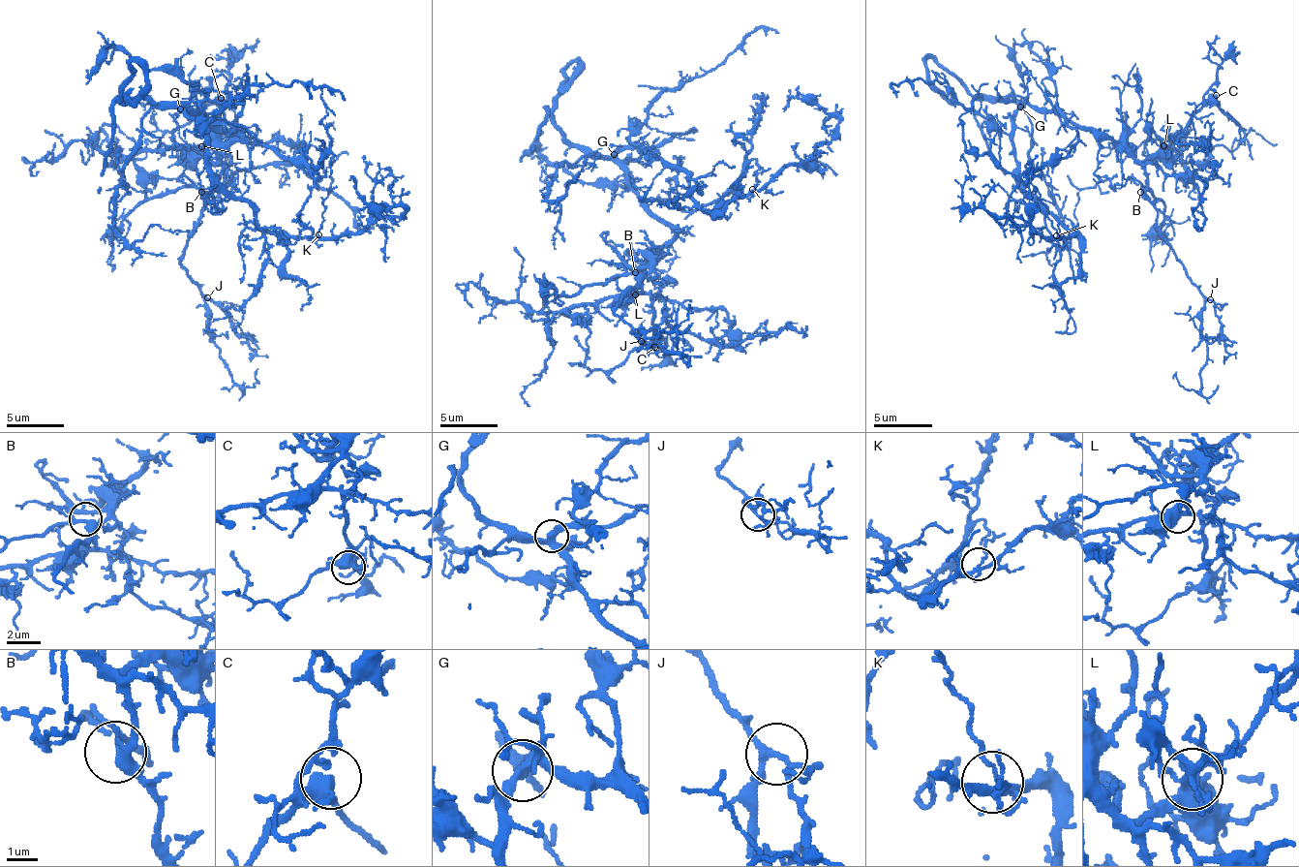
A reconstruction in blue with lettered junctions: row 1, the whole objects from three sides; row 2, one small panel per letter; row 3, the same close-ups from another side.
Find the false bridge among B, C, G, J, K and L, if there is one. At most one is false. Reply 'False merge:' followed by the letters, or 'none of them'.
False merge: none of them

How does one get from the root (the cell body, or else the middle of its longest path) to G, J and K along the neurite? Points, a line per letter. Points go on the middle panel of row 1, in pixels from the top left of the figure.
G: (618, 167), (615, 155)
J: (618, 167), (626, 174), (626, 186), (675, 234), (654, 263), (654, 275), (644, 278), (615, 309), (641, 341)
K: (618, 167), (618, 155), (623, 149), (651, 149), (686, 174), (689, 195), (704, 209), (720, 209), (752, 189)

